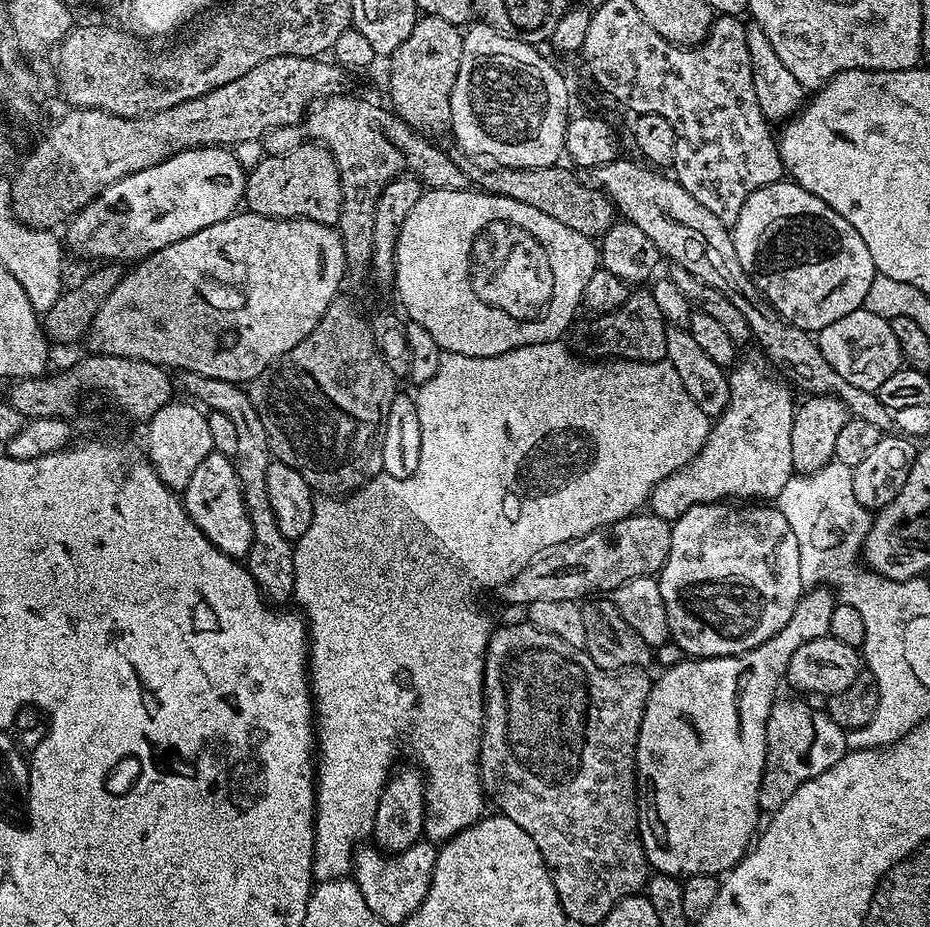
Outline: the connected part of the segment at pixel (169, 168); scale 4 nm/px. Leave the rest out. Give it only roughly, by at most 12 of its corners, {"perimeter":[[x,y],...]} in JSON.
{"perimeter":[[235,151],[176,152],[103,188],[67,247],[139,262],[244,204]]}

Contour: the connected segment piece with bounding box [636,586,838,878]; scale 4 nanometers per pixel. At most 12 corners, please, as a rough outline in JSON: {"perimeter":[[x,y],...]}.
{"perimeter":[[838,600],[655,677],[636,743],[661,876],[732,871],[761,823],[776,683]]}

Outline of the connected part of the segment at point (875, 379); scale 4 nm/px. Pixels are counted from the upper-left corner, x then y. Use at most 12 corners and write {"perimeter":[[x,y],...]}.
{"perimeter":[[863,307],[815,337],[822,358],[877,392],[902,367],[887,320]]}

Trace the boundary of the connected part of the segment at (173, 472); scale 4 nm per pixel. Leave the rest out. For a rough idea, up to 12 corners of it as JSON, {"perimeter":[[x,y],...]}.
{"perimeter":[[195,403],[162,406],[146,422],[146,459],[183,493],[214,451]]}

